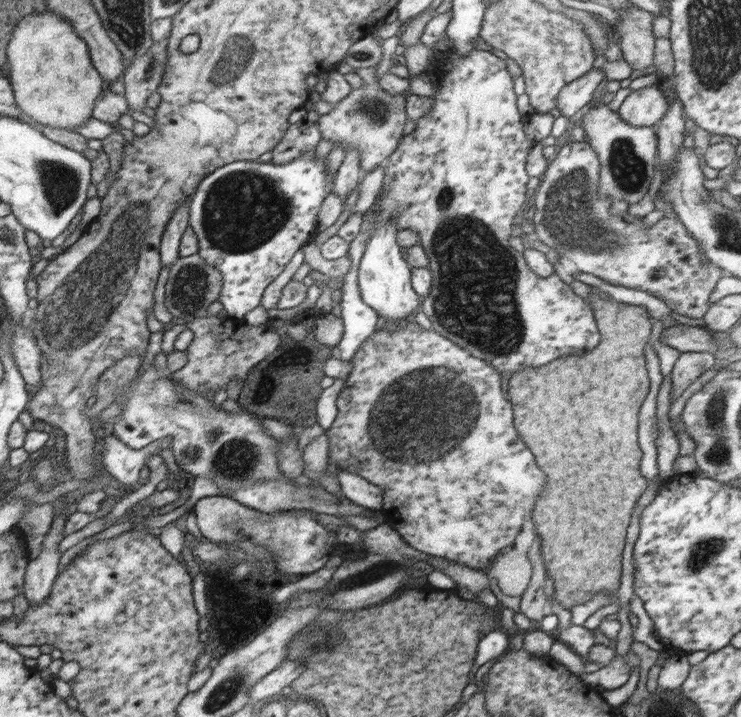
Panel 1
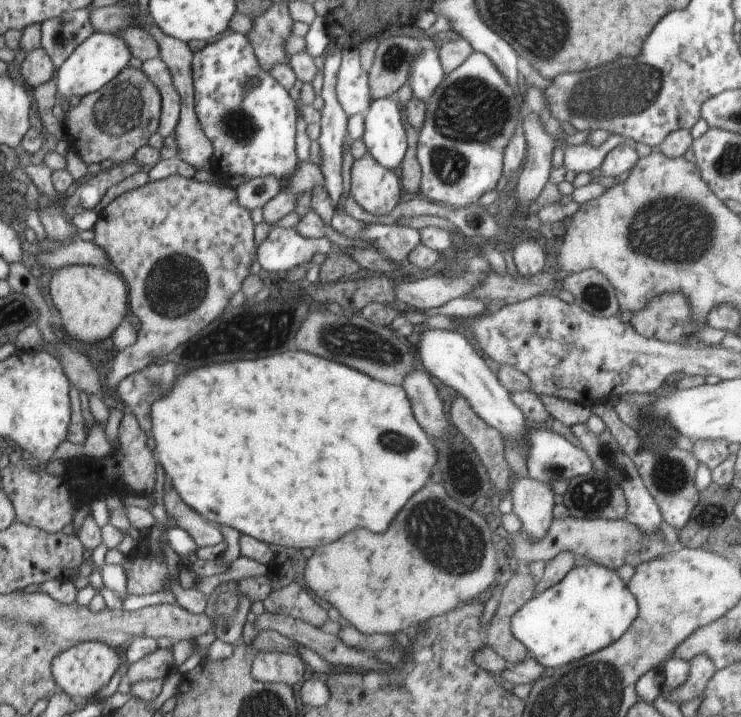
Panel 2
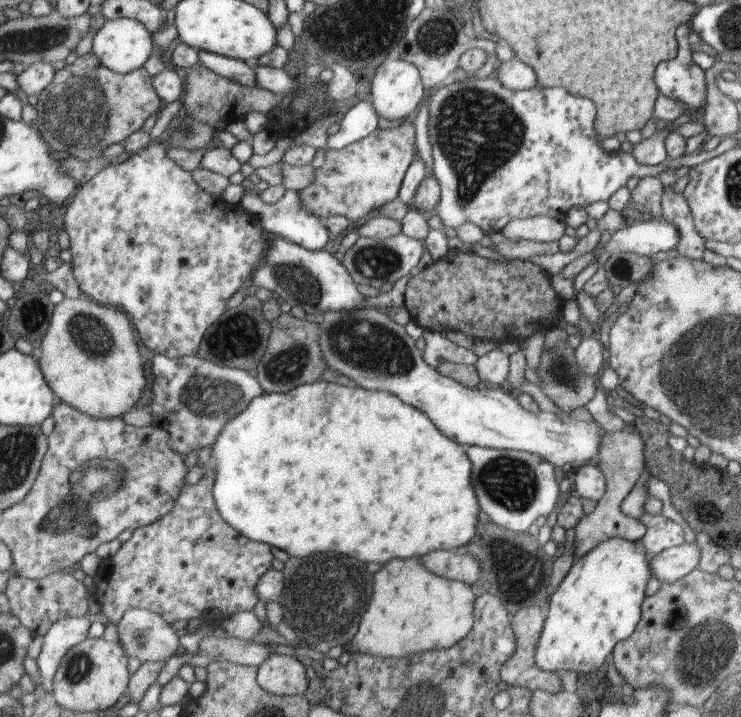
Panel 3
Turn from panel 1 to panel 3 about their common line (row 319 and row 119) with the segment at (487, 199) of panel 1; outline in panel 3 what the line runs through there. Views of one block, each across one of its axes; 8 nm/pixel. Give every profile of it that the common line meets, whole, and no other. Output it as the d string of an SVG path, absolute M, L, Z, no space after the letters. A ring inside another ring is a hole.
M494 74L493 76L489 78L484 78L484 80L472 80L468 82L451 82L448 81L439 88L435 88L433 90L427 91L426 97L428 98L428 112L430 112L430 119L428 120L428 132L429 132L429 141L430 144L432 144L432 171L433 175L436 177L436 180L438 181L438 184L440 185L440 190L441 190L441 197L440 197L440 202L438 202L437 206L437 216L439 216L443 229L452 230L452 228L456 229L459 226L462 226L463 224L476 224L476 228L482 228L484 230L484 234L490 235L492 232L501 232L501 230L510 222L516 219L529 219L535 216L548 216L548 218L556 218L556 217L563 217L566 215L566 212L570 210L570 208L574 206L582 207L582 208L587 208L589 205L598 202L598 201L610 201L614 197L614 194L620 190L624 185L626 185L626 182L630 178L639 178L639 180L642 180L642 178L650 177L650 178L659 178L661 173L667 171L667 170L677 170L679 168L675 169L670 169L666 164L660 163L657 164L656 166L646 166L644 164L640 164L632 156L631 154L622 154L621 152L618 153L611 153L610 151L606 151L605 148L603 147L603 141L599 137L599 135L596 132L595 128L595 120L597 117L597 108L594 108L594 102L592 100L588 100L588 98L580 98L580 96L572 96L570 92L566 92L564 88L540 88L540 86L536 86L536 88L532 88L532 90L522 90L522 92L518 91L513 91L510 90L509 88L506 88L496 77Z

